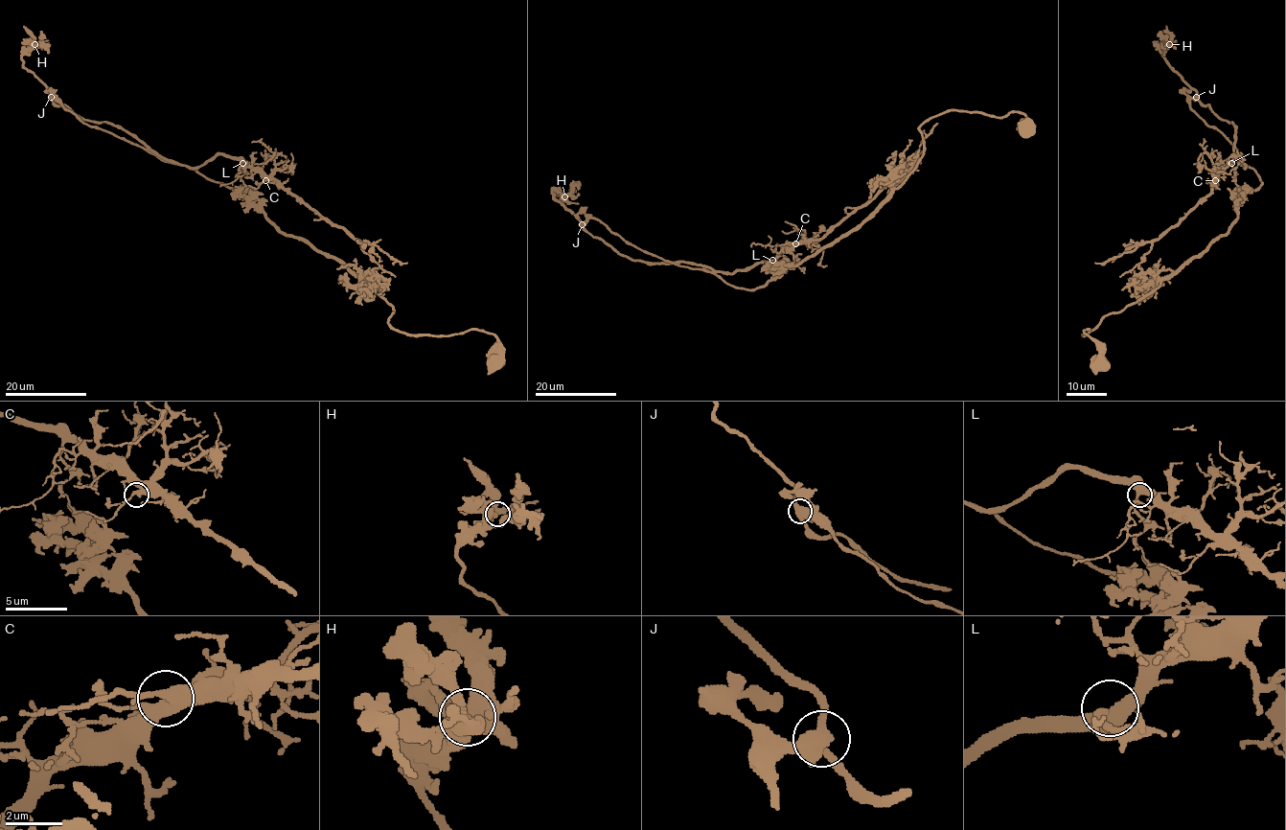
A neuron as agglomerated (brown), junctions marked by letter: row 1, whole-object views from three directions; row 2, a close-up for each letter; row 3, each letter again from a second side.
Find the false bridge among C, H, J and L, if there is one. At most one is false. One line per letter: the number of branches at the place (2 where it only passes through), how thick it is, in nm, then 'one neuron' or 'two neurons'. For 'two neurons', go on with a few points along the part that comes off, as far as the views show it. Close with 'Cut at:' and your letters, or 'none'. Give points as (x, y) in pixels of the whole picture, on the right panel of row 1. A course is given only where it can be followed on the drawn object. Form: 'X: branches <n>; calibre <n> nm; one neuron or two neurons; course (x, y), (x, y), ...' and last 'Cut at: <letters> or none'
C: branches 3; calibre 360 nm; one neuron
H: branches 3; calibre 400 nm; one neuron
J: branches 3; calibre 440 nm; two neurons; course (1196, 97), (1234, 126), (1233, 153), (1245, 167), (1239, 154), (1178, 223), (1133, 251), (1094, 263)
L: branches 3; calibre 400 nm; one neuron
Cut at: J

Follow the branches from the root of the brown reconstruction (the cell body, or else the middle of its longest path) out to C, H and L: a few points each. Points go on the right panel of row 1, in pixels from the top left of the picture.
C: (1098, 363), (1101, 348), (1084, 331), (1153, 292), (1224, 236), (1242, 195), (1262, 183), (1240, 154), (1215, 180)
H: (1098, 363), (1084, 331), (1224, 236), (1242, 195), (1262, 183), (1236, 160), (1232, 124), (1162, 56), (1169, 44)
L: (1098, 363), (1101, 348), (1084, 331), (1153, 292), (1224, 236), (1242, 195), (1262, 183), (1240, 154), (1231, 163)

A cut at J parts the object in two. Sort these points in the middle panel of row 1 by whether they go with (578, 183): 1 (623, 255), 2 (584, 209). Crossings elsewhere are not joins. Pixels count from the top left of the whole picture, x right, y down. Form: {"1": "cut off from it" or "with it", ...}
{"1": "with it", "2": "cut off from it"}

